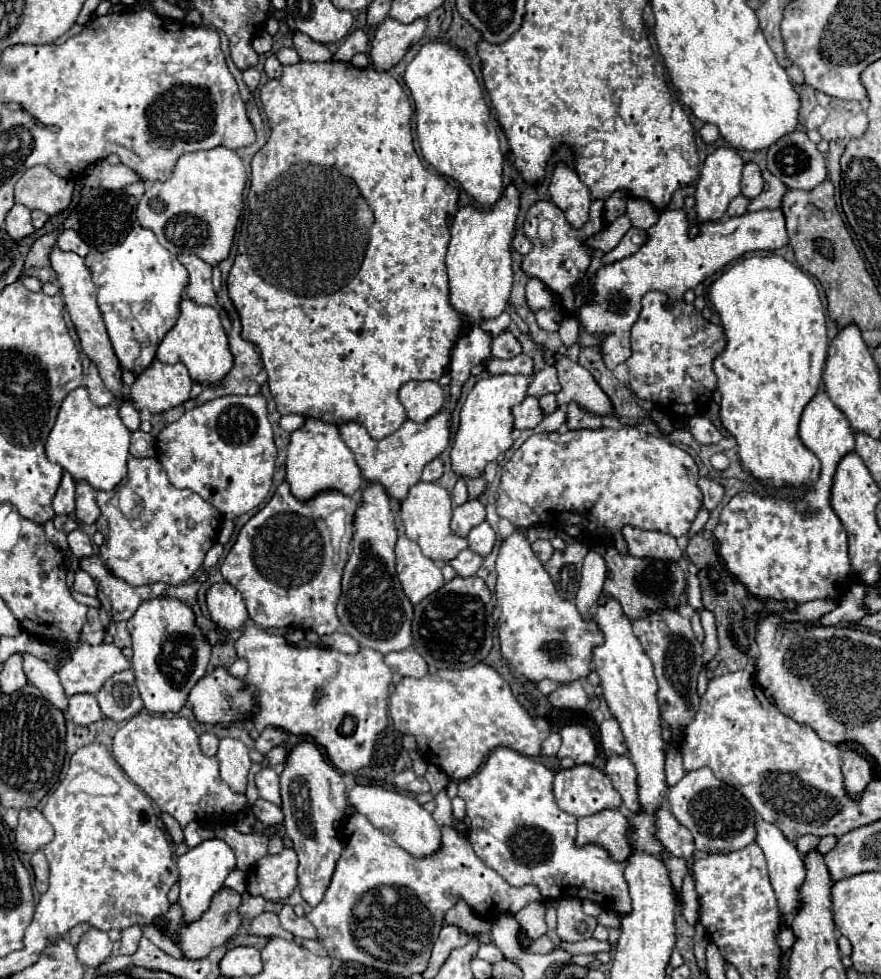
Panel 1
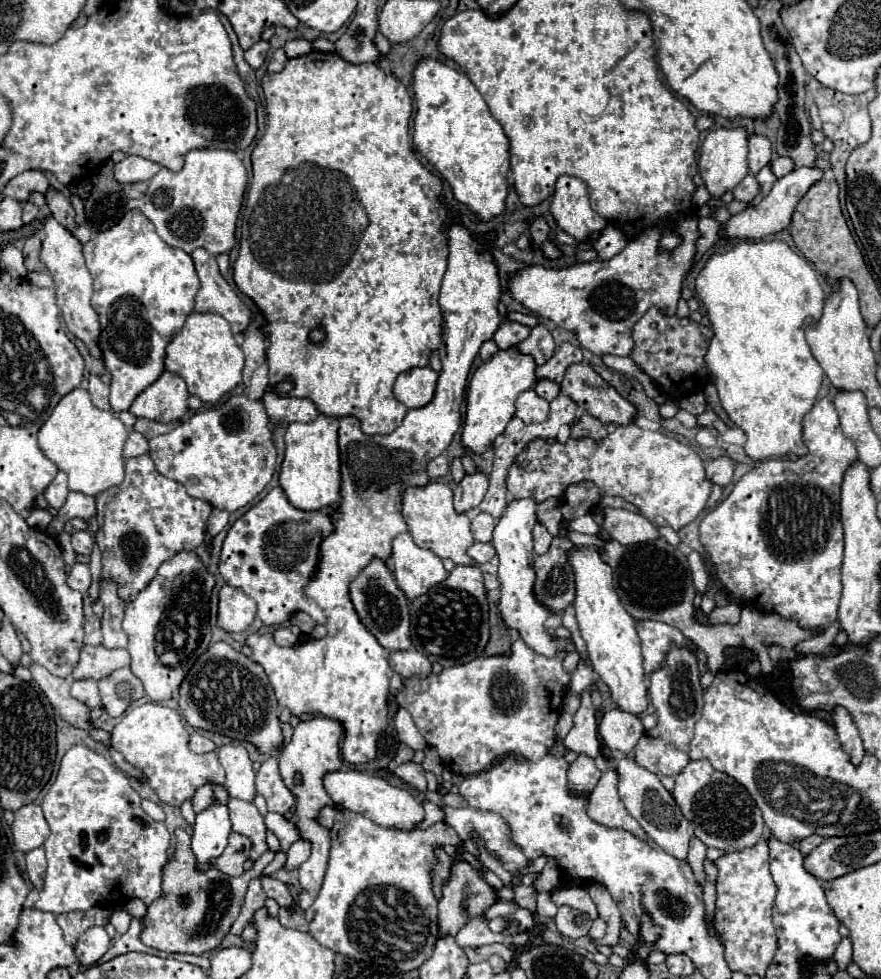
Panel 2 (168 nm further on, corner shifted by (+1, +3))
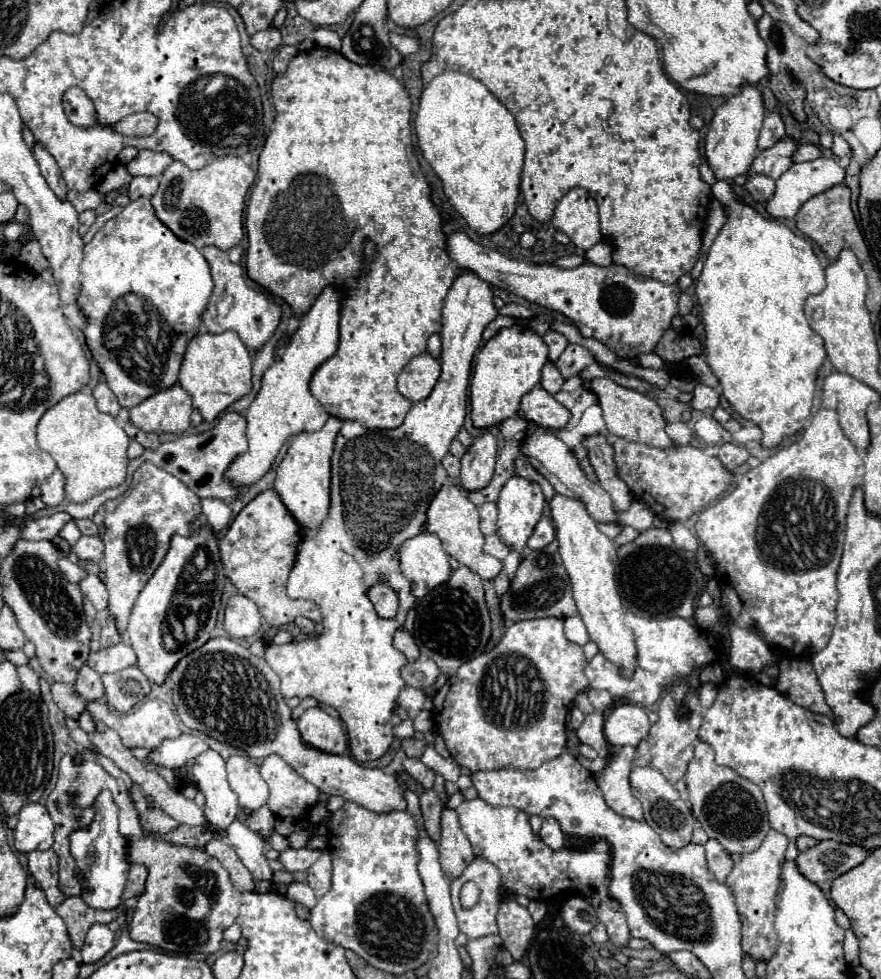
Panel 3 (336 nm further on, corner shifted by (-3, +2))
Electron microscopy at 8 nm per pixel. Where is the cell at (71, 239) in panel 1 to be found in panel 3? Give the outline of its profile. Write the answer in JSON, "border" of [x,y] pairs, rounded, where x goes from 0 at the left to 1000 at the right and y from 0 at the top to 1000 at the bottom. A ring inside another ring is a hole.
{"border":[[[39,146],[36,156],[39,156],[39,162],[41,162],[41,166],[43,166],[43,171],[45,171],[52,187],[57,189],[57,193],[59,193],[68,203],[73,203],[73,201],[75,201],[75,187],[73,187],[73,183],[70,183],[70,179],[68,179],[68,173],[66,173],[64,162],[61,162],[45,146]]]}

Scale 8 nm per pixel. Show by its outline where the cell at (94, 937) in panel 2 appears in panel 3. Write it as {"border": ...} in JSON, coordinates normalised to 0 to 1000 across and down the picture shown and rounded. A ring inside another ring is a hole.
{"border":[[[104,945],[98,955],[98,963],[93,967],[93,980],[95,984],[109,984],[127,967],[129,967],[129,951],[125,951],[120,945]]]}

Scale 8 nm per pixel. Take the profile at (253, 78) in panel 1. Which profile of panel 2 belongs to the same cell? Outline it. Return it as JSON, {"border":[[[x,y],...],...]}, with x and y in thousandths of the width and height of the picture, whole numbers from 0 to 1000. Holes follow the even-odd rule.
{"border":[[[295,41],[295,43],[288,45],[284,51],[279,51],[277,57],[279,57],[279,63],[284,65],[284,69],[286,69],[286,72],[293,72],[293,69],[297,67],[302,55],[304,55],[304,43]]]}

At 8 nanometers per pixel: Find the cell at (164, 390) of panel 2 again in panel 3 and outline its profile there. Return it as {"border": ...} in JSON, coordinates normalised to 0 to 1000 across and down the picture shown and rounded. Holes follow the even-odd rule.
{"border":[[[204,395],[179,399],[159,414],[148,418],[148,430],[166,442],[198,442],[204,444],[216,436],[218,408]]]}

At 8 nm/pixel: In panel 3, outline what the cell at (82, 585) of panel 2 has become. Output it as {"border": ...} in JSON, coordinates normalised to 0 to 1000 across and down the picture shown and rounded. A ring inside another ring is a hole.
{"border":[[[68,569],[66,571],[66,579],[68,579],[68,583],[75,587],[75,591],[79,593],[79,596],[89,596],[91,591],[95,591],[98,589],[98,583],[91,579],[91,577],[86,577],[86,575],[82,575],[77,569]]]}

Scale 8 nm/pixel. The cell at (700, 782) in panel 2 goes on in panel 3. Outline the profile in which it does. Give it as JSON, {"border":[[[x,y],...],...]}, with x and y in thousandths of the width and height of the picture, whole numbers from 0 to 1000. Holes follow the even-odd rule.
{"border":[[[792,757],[788,773],[781,779],[779,802],[783,808],[783,820],[788,835],[797,841],[804,855],[810,855],[829,871],[854,871],[867,859],[874,843],[865,816],[865,808],[854,798],[840,794],[833,785],[815,781],[810,777],[810,765],[801,757]]]}

